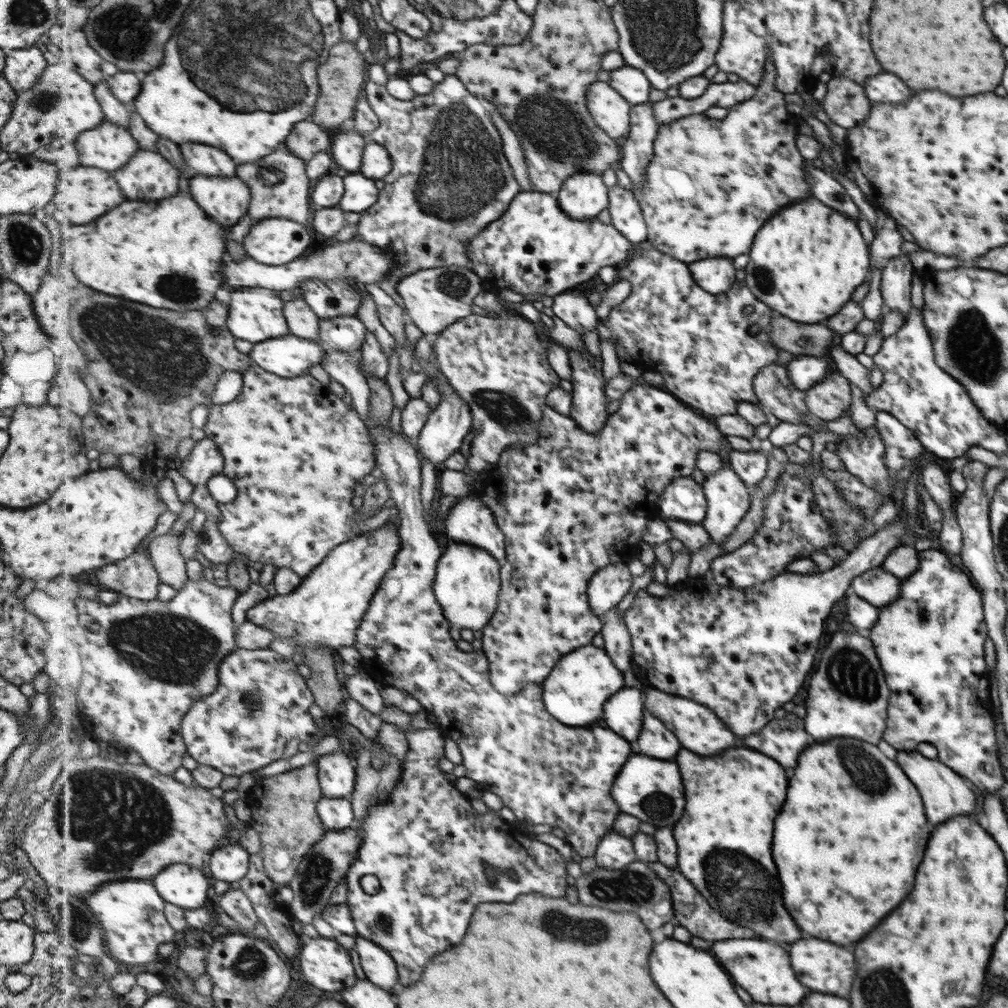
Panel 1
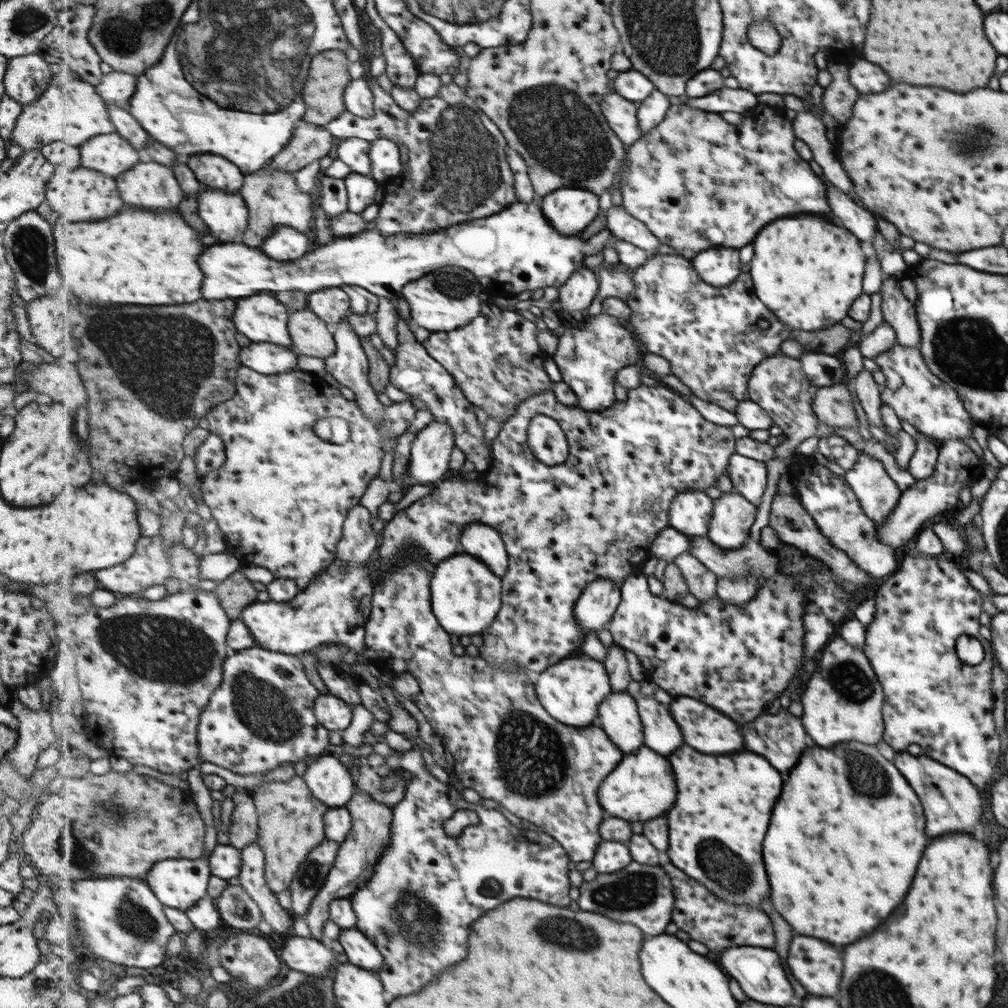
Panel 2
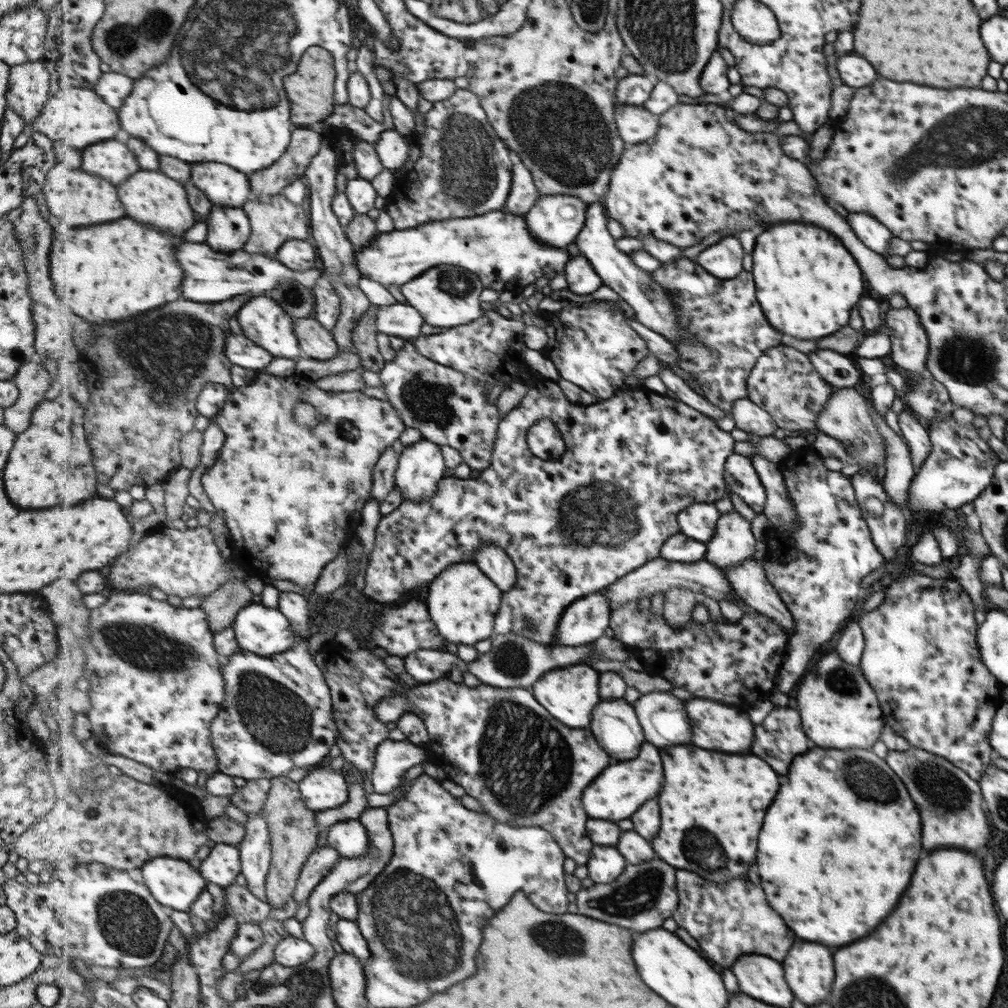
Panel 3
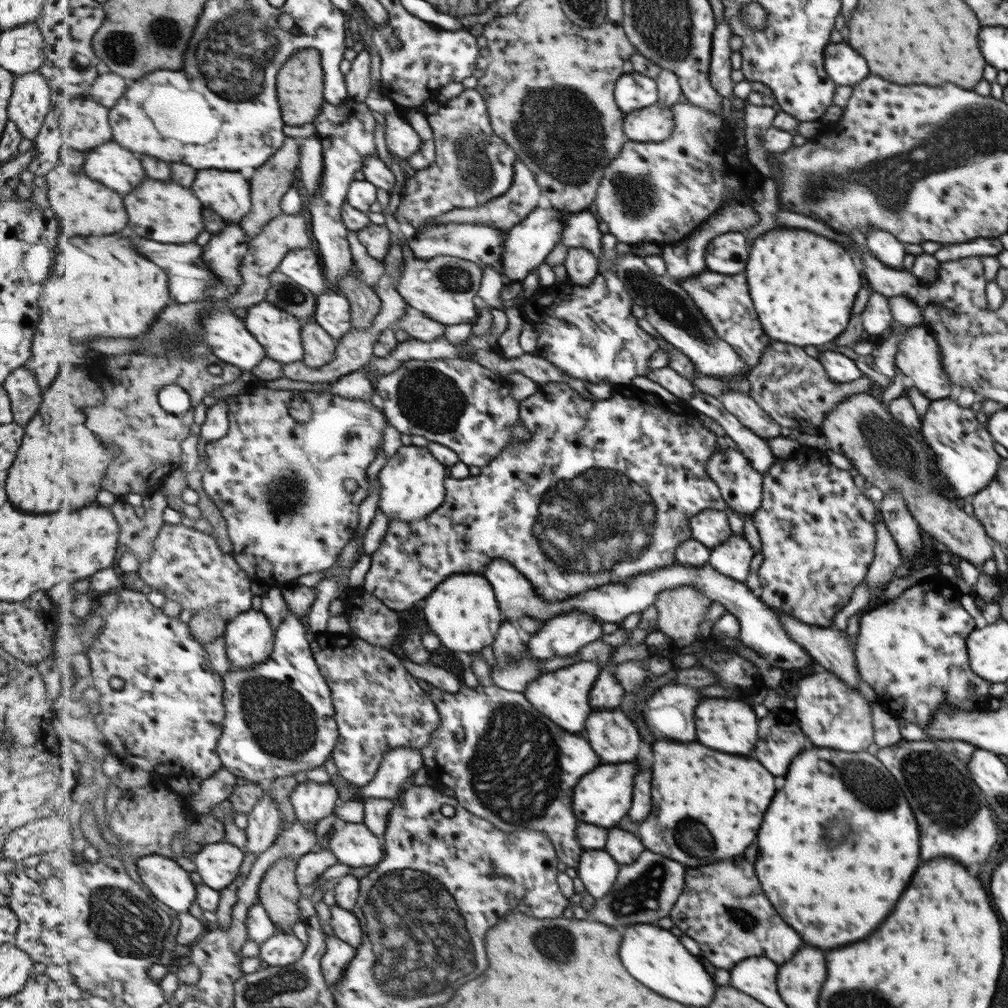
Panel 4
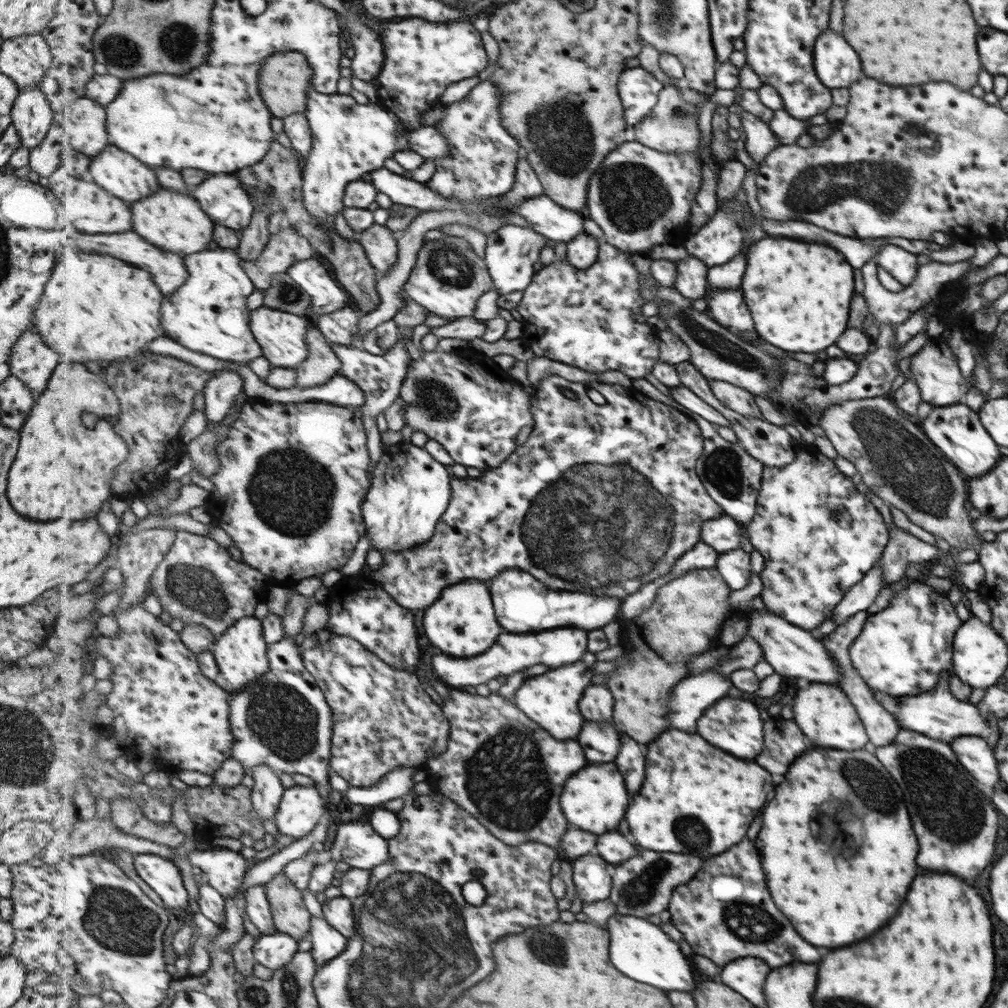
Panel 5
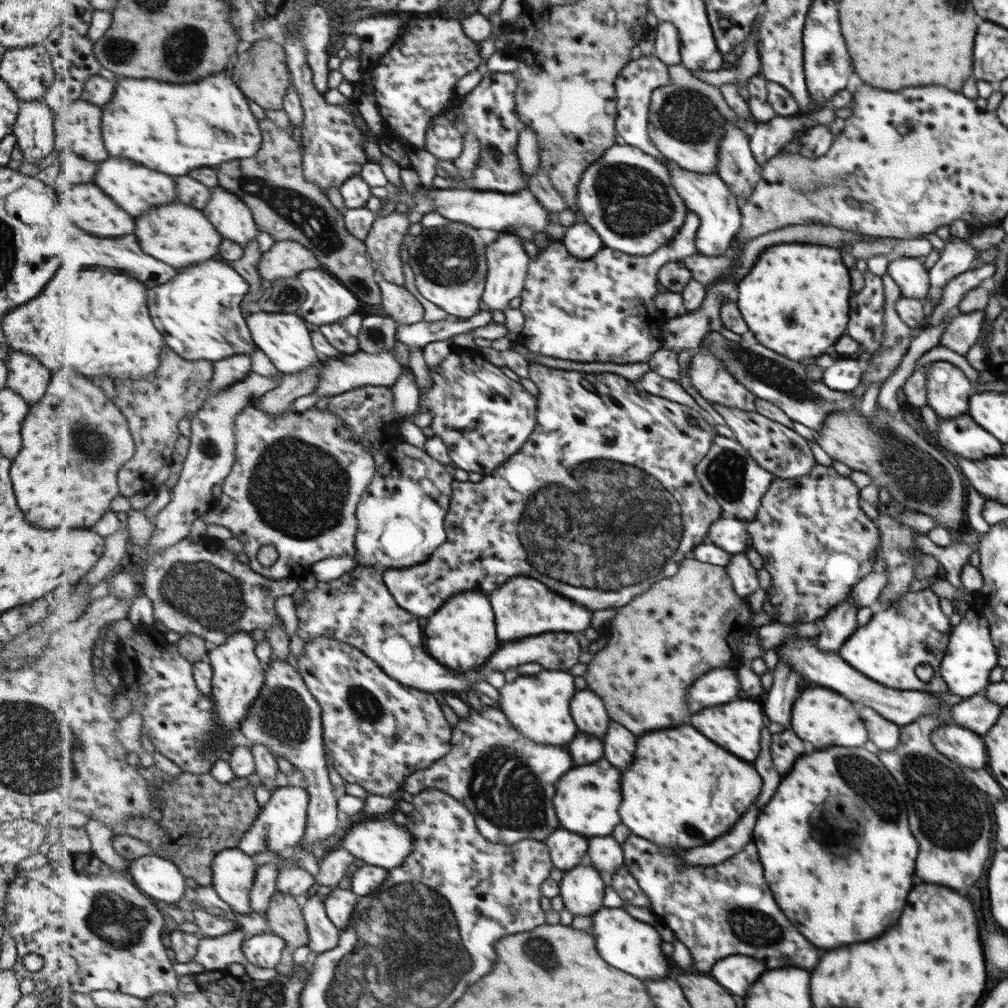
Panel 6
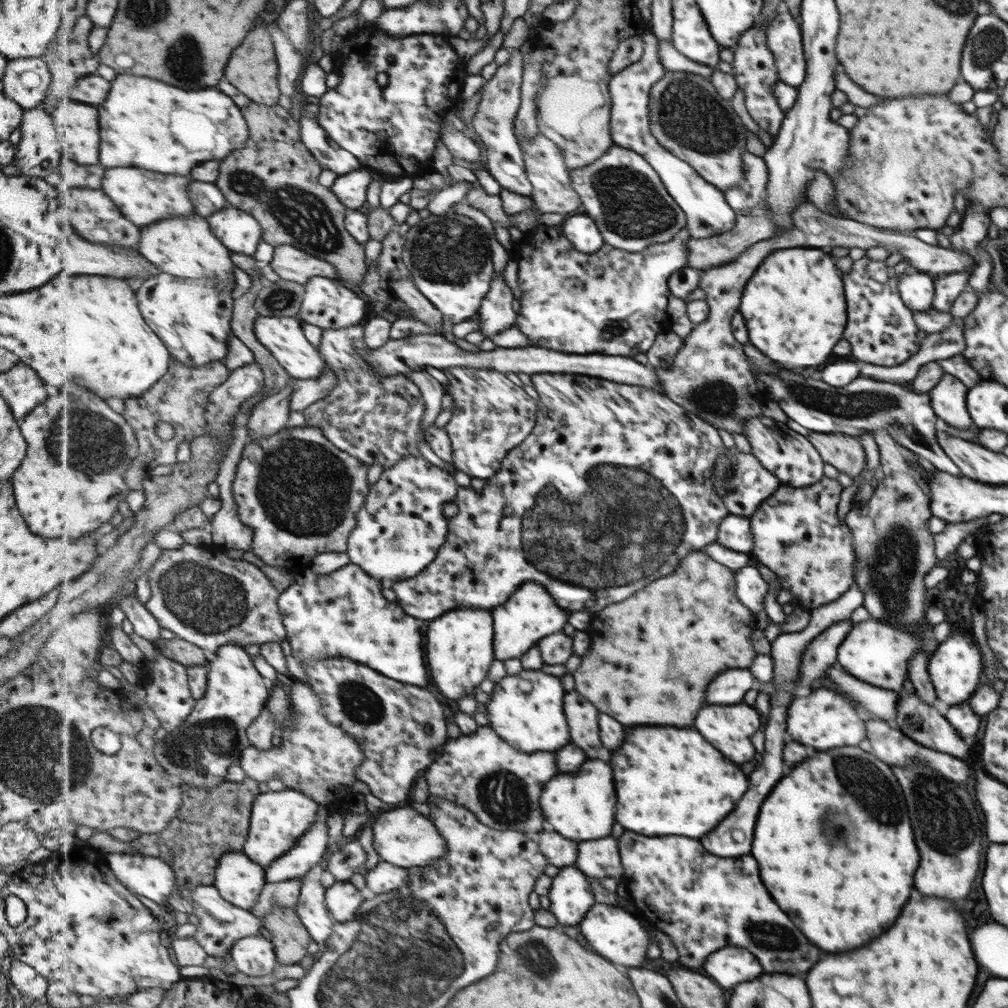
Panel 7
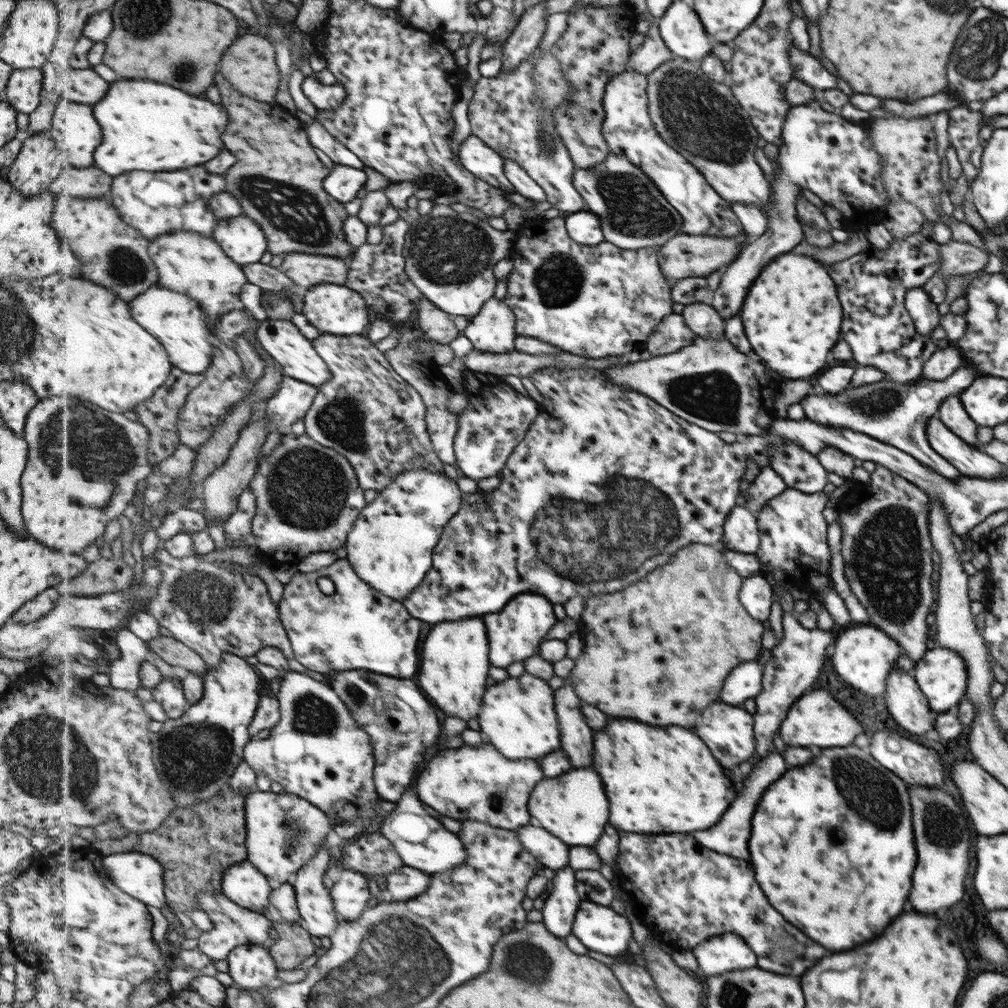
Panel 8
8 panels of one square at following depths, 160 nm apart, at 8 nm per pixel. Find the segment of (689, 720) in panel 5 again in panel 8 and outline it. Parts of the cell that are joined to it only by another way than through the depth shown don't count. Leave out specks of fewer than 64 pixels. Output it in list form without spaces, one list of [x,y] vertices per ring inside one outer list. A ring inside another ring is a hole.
[[[756,660],[737,665],[725,677],[720,698],[731,706],[743,705],[747,698],[755,698],[761,690],[762,666]]]

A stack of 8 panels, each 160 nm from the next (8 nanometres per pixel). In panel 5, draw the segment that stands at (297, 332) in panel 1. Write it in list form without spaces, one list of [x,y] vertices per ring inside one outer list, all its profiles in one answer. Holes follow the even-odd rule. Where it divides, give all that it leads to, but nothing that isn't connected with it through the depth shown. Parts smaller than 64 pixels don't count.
[[[318,326],[308,328],[309,356],[297,369],[297,388],[323,386],[341,373],[343,363]]]

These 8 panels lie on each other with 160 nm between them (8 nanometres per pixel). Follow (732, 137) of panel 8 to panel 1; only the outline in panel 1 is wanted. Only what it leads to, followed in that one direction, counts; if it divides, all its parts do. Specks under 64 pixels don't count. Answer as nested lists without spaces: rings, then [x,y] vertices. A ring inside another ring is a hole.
[[[594,82],[588,88],[588,109],[597,126],[611,138],[629,135],[632,126],[632,104],[617,92],[609,82]]]

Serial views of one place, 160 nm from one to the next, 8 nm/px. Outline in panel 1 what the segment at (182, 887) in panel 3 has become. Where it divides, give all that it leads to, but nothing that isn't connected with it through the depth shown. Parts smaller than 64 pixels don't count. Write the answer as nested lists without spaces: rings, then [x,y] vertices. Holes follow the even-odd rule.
[[[179,863],[160,872],[153,882],[167,902],[185,910],[204,908],[212,889],[211,879],[201,869]]]

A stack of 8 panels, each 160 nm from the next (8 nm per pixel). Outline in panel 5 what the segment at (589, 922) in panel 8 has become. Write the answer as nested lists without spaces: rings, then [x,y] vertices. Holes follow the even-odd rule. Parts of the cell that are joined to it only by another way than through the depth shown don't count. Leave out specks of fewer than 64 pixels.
[[[616,914],[607,925],[613,934],[613,964],[633,980],[657,986],[661,990],[673,992],[691,992],[697,988],[695,965],[690,956],[683,954],[681,946],[671,940],[659,925],[653,924],[648,918],[623,916]]]

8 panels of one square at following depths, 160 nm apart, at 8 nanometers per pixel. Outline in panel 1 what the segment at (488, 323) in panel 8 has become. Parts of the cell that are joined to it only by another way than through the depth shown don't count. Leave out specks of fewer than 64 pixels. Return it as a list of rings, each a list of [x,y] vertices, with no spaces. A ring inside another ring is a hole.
[[[579,173],[569,177],[557,193],[562,209],[573,218],[589,220],[610,205],[610,188],[597,173]]]

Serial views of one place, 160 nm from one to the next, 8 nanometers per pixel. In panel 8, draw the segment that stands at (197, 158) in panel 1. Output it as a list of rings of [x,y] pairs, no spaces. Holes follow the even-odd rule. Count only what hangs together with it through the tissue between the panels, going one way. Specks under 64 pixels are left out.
[[[247,215],[220,219],[214,230],[214,239],[229,258],[243,268],[261,261],[269,252],[265,231],[260,223]]]

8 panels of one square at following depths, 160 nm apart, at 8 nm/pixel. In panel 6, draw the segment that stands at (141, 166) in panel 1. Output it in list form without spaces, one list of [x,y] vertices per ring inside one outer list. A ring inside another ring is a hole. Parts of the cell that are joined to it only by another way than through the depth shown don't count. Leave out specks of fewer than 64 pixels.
[[[179,202],[157,206],[149,214],[139,216],[135,234],[145,252],[163,260],[169,266],[179,268],[178,271],[184,271],[189,266],[197,266],[203,261],[213,260],[217,254],[220,254],[221,243],[224,241],[223,235],[204,211],[201,212],[193,206],[179,204]]]

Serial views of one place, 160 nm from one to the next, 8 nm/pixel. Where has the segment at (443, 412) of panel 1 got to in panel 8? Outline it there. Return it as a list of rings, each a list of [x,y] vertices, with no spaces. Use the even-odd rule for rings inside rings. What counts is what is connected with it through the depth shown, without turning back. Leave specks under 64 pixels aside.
[[[427,469],[408,470],[398,474],[391,485],[384,491],[377,492],[377,496],[364,508],[356,525],[350,530],[345,546],[347,559],[365,582],[402,602],[428,576],[434,563],[436,546],[440,544],[445,526],[460,512],[464,504],[462,498],[463,493],[459,490],[457,481],[449,475]]]

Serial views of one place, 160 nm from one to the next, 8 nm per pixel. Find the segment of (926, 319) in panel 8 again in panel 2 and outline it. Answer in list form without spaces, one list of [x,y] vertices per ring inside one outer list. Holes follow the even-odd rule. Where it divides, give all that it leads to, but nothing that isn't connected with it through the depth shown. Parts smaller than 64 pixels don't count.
[[[825,181],[824,185],[827,187],[827,203],[832,215],[841,222],[841,226],[850,230],[857,240],[865,242],[870,247],[875,238],[874,232],[877,231],[876,217],[855,204],[829,181]]]

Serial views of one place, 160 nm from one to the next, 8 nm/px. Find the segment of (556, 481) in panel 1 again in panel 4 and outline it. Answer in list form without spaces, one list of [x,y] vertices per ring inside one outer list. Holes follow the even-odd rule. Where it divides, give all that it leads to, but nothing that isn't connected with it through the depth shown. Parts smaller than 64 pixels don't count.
[[[563,382],[539,383],[537,386],[538,390],[520,404],[520,410],[523,412],[520,415],[520,424],[524,424],[530,430],[531,438],[521,444],[513,442],[513,444],[505,446],[500,455],[487,466],[481,468],[480,473],[476,476],[468,476],[463,479],[447,477],[445,502],[434,513],[431,513],[429,518],[423,518],[417,522],[399,522],[397,520],[397,522],[390,524],[379,550],[372,554],[372,567],[362,582],[367,592],[380,598],[393,610],[420,608],[423,601],[437,588],[437,585],[440,585],[447,577],[451,577],[452,574],[483,574],[483,570],[495,559],[505,559],[516,566],[517,570],[520,570],[529,579],[529,582],[533,583],[536,593],[545,602],[548,604],[561,602],[597,587],[609,583],[626,583],[639,573],[675,564],[677,547],[687,539],[693,539],[690,527],[692,518],[704,510],[727,510],[727,503],[718,482],[714,481],[708,473],[708,462],[711,456],[722,447],[720,437],[701,423],[697,417],[698,412],[691,406],[678,407],[673,404],[663,406],[663,402],[657,396],[652,396],[655,400],[649,400],[647,408],[645,408],[645,404],[637,406],[637,402],[633,402],[633,398],[631,398],[631,404],[627,404],[627,402],[623,404],[623,398],[616,392],[608,399],[595,401],[583,398],[579,392]]]

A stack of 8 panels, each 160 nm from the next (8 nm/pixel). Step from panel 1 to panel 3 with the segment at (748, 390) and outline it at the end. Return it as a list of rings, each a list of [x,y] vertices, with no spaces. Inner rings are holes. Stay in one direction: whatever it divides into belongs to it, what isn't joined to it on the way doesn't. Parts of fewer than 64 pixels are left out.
[[[687,258],[673,261],[673,264],[663,263],[661,269],[653,273],[653,279],[672,294],[675,305],[679,307],[680,325],[688,328],[688,332],[692,334],[692,343],[675,344],[680,352],[678,365],[700,384],[704,396],[714,405],[729,412],[734,401],[747,396],[747,379],[757,358],[763,354],[764,350],[781,344],[781,334],[767,324],[763,312],[759,310],[759,304],[755,302],[755,296],[753,296],[755,282],[753,282],[751,271],[747,268],[731,280],[721,279],[710,274],[703,266],[700,266],[699,262],[695,263]]]

